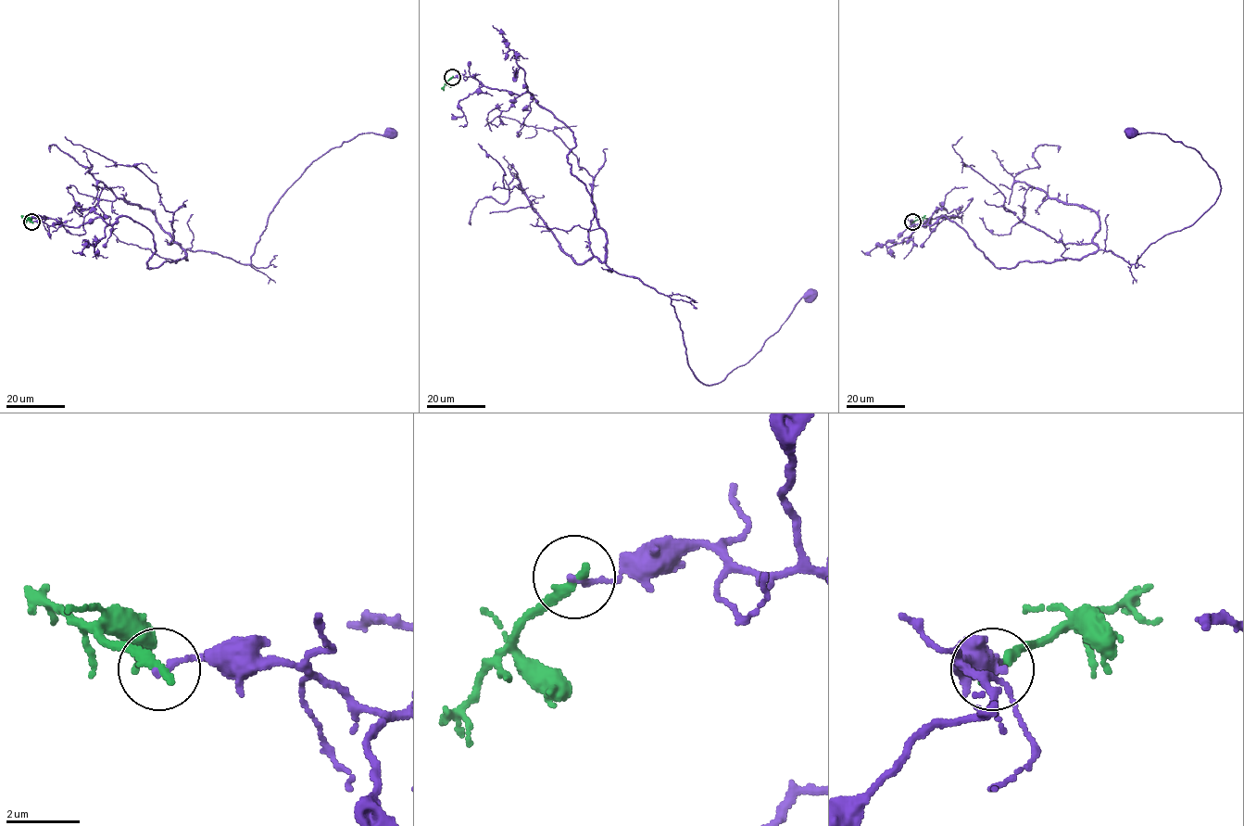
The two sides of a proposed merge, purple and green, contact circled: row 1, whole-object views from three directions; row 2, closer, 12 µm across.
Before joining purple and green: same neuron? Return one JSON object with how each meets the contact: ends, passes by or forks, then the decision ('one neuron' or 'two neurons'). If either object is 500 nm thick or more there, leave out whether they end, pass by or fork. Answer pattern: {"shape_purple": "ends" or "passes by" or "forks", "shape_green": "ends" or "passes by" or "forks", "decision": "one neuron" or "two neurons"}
{"shape_purple": "ends", "shape_green": "ends", "decision": "two neurons"}

